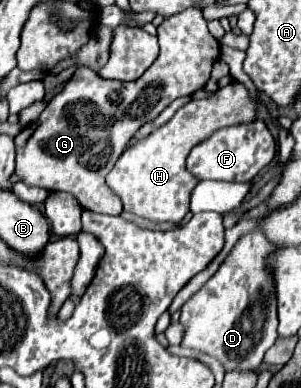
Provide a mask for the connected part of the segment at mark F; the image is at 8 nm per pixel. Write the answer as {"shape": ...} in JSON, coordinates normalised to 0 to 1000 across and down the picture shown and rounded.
{"shape":[[[874,309],[814,314],[794,325],[754,325],[721,335],[688,356],[688,366],[661,366],[621,402],[621,438],[648,448],[661,464],[741,464],[741,469],[821,469],[860,448],[920,397],[920,366],[894,340]]]}

